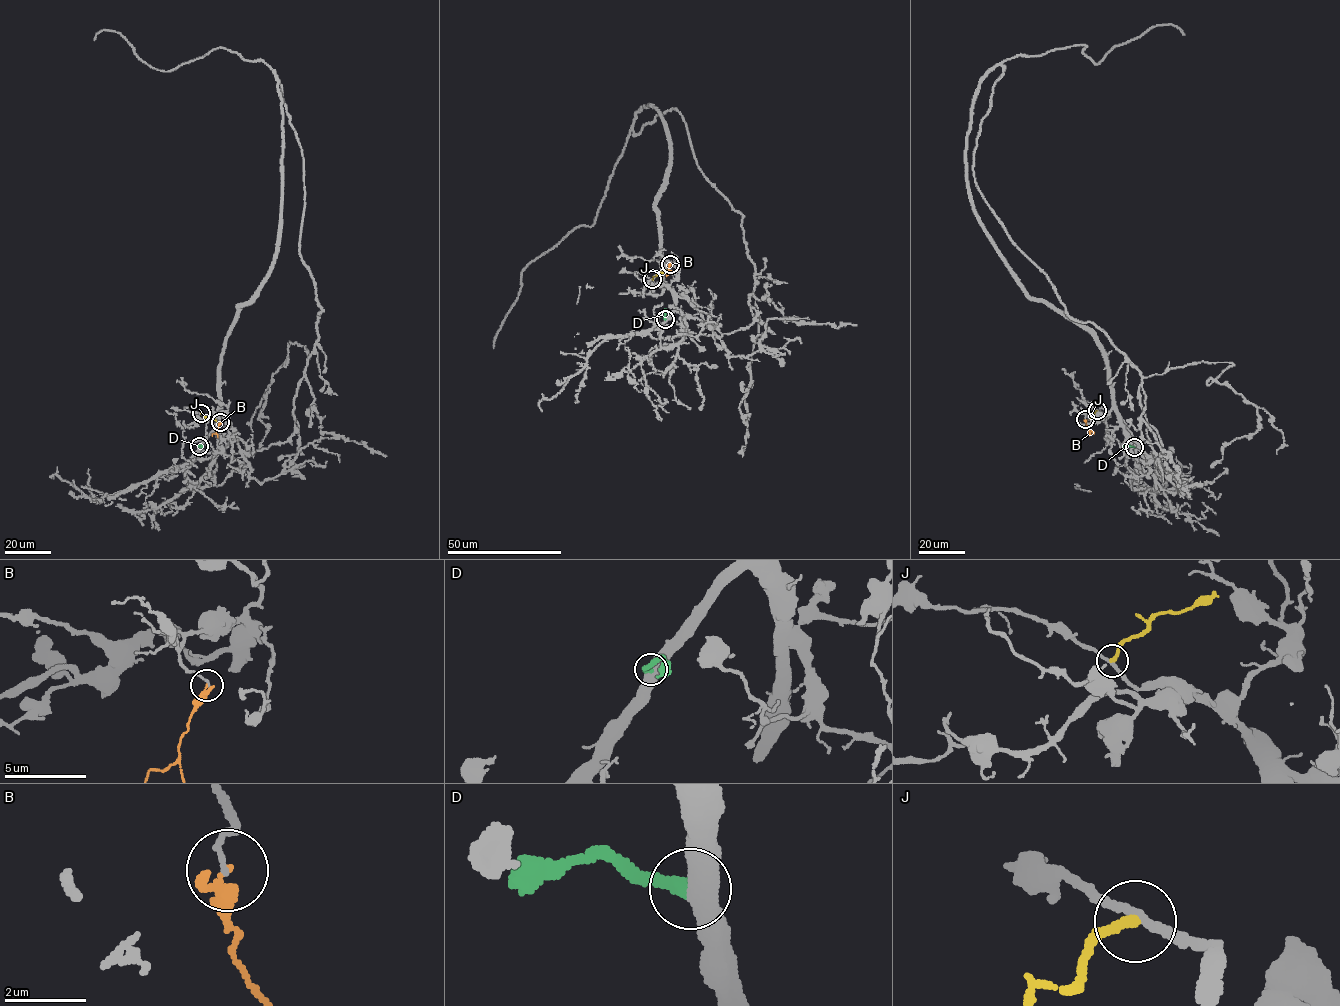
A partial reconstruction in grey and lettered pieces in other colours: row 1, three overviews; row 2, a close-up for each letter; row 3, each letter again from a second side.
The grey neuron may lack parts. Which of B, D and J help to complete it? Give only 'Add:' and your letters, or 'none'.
Add: none

